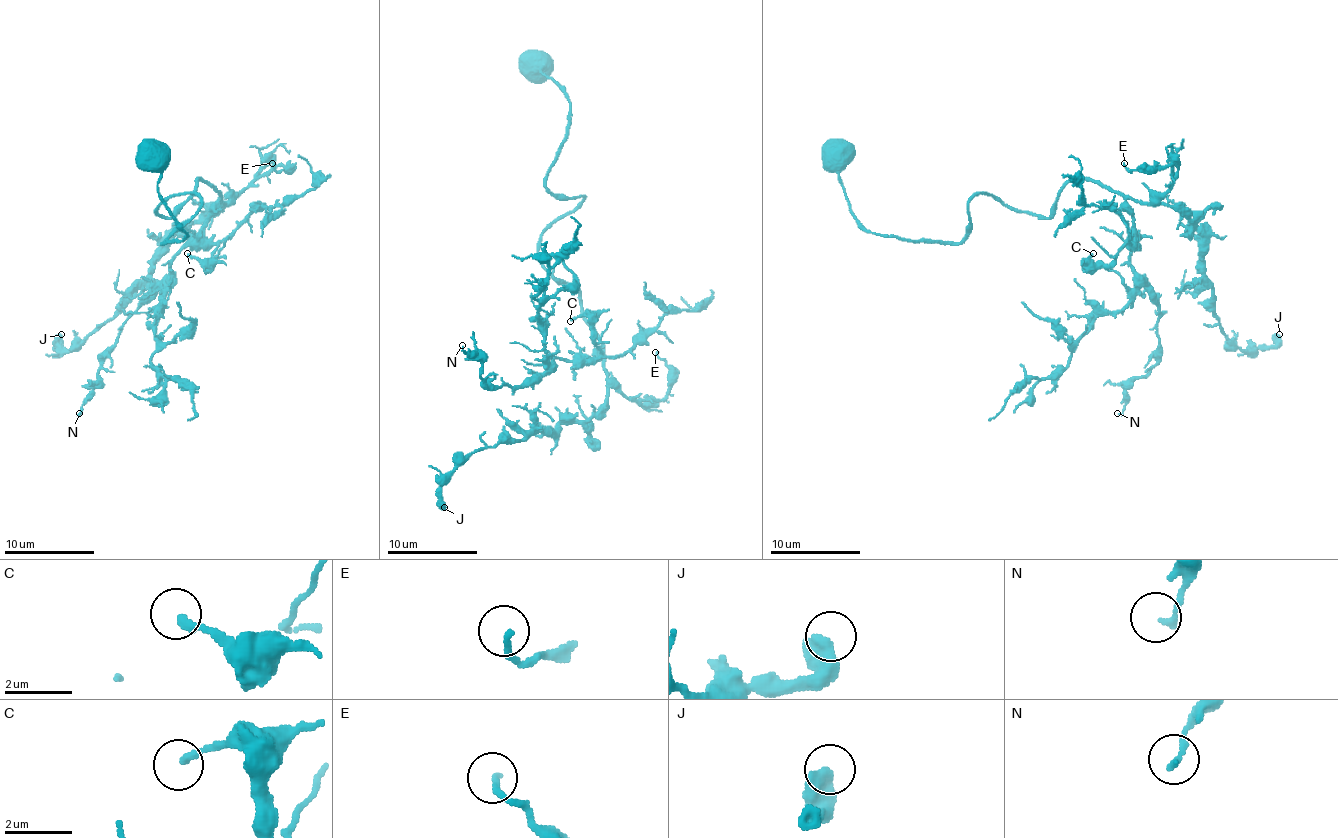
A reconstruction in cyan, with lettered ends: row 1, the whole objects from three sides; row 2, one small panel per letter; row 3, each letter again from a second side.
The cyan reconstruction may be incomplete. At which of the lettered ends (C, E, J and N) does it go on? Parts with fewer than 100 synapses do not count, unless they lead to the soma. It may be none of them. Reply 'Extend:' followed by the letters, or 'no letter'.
Extend: no letter

